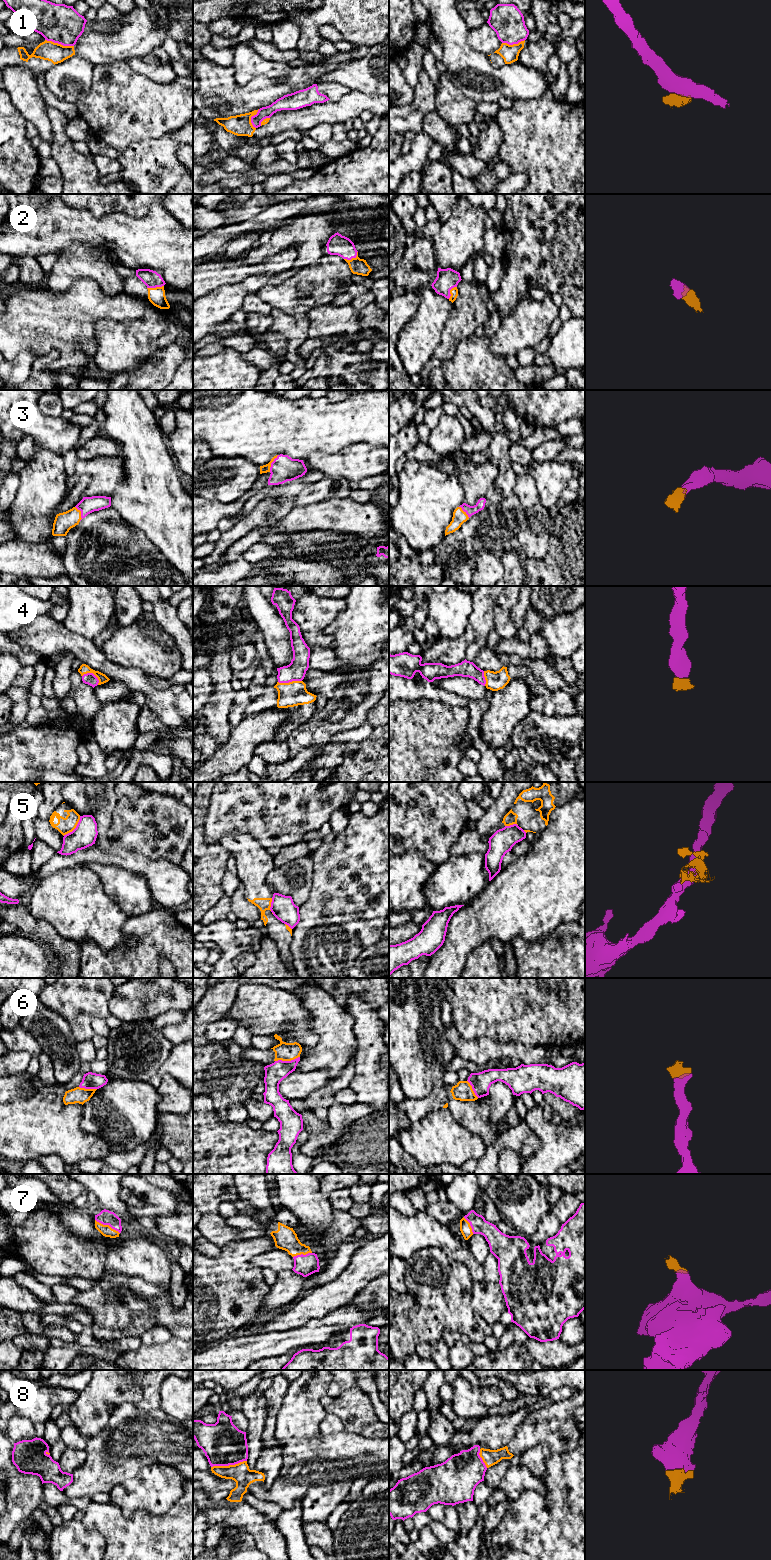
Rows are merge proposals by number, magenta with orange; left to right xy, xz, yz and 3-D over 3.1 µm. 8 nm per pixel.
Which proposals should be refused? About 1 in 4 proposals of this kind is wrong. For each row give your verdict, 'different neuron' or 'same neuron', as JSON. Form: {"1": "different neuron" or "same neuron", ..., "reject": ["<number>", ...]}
{"1": "different neuron", "2": "same neuron", "3": "same neuron", "4": "same neuron", "5": "different neuron", "6": "same neuron", "7": "same neuron", "8": "same neuron", "reject": ["1", "5"]}

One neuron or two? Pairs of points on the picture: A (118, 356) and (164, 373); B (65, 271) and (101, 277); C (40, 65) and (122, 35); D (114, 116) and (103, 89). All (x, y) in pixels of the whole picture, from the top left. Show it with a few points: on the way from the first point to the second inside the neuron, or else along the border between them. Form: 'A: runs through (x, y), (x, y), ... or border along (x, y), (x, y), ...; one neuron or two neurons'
A: border along (157, 349), (136, 366), (124, 371); two neurons
B: runs through (74, 271), (92, 271); one neuron
C: runs through (60, 53), (102, 43); one neuron
D: runs through (114, 109), (114, 100), (110, 96); one neuron

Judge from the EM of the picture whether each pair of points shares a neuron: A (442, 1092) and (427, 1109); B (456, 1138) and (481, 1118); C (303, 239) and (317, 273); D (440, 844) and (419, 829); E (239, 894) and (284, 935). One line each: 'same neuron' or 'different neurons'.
A: same neuron
B: different neurons
C: different neurons
D: same neuron
E: different neurons

